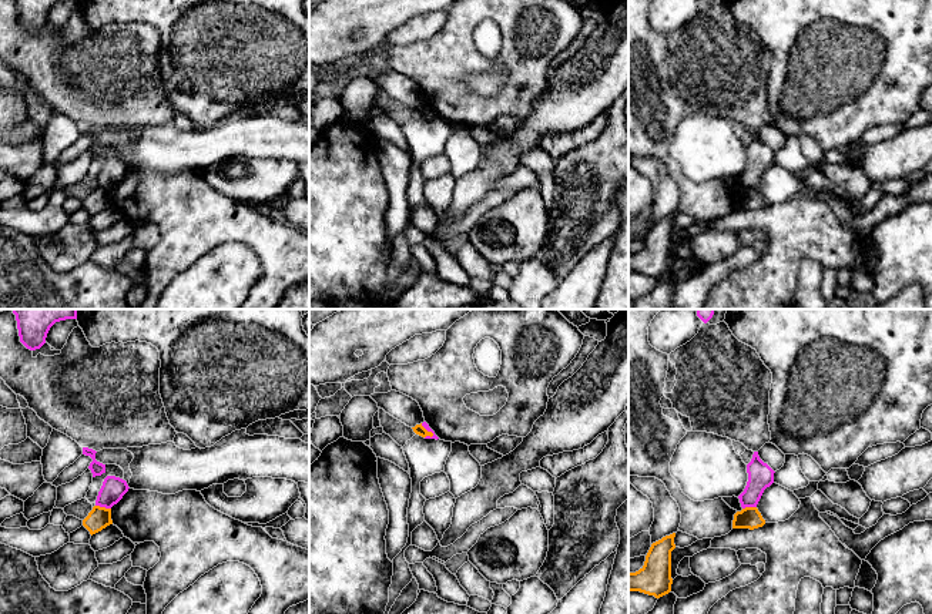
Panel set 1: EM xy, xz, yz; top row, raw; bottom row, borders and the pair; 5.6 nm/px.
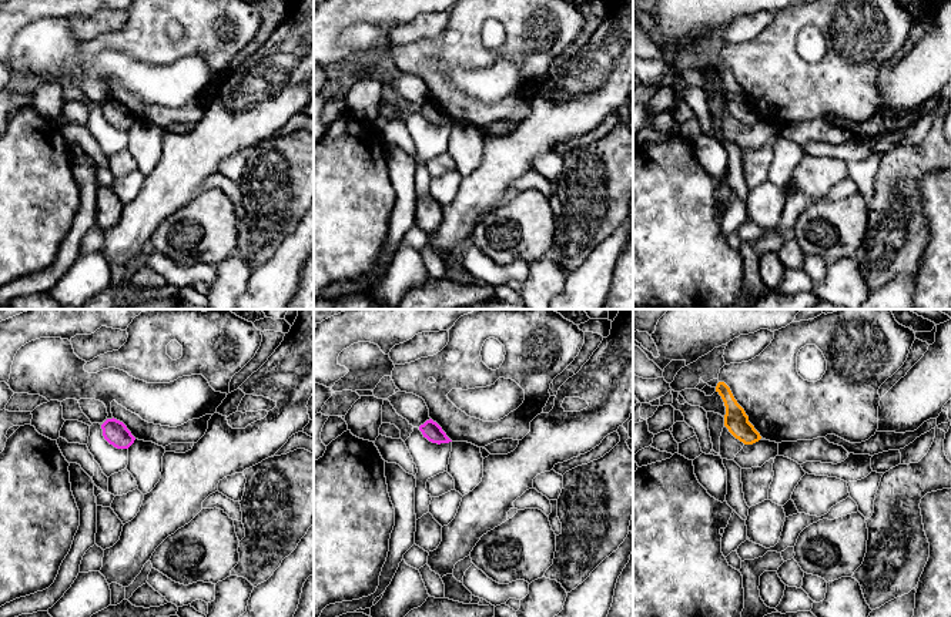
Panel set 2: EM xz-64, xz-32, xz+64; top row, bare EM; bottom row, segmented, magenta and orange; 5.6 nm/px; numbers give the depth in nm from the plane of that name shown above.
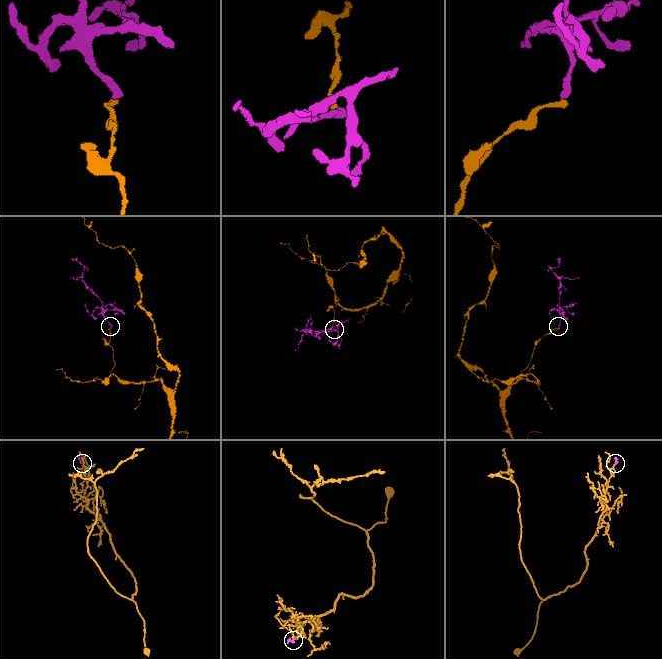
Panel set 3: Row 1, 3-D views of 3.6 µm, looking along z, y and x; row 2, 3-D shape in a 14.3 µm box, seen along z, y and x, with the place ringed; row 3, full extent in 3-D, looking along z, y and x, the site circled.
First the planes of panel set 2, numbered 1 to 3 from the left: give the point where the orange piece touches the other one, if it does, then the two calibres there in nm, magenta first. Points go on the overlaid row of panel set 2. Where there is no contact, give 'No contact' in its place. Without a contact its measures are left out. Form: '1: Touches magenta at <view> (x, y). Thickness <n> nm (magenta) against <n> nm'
1: No contact
2: No contact
3: No contact

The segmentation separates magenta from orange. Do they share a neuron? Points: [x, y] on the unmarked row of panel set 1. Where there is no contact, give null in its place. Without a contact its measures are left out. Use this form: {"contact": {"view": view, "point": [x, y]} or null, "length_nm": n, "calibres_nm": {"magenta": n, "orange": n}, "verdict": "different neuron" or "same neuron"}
{"contact": {"view": "xy", "point": [103, 187]}, "length_nm": 90, "calibres_nm": {"magenta": 140, "orange": 120}, "verdict": "different neuron"}

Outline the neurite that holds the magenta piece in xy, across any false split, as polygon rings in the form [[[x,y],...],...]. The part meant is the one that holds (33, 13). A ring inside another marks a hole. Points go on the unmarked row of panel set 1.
[[[16,0],[20,23],[30,31],[40,30],[46,24],[50,9],[66,0]]]

